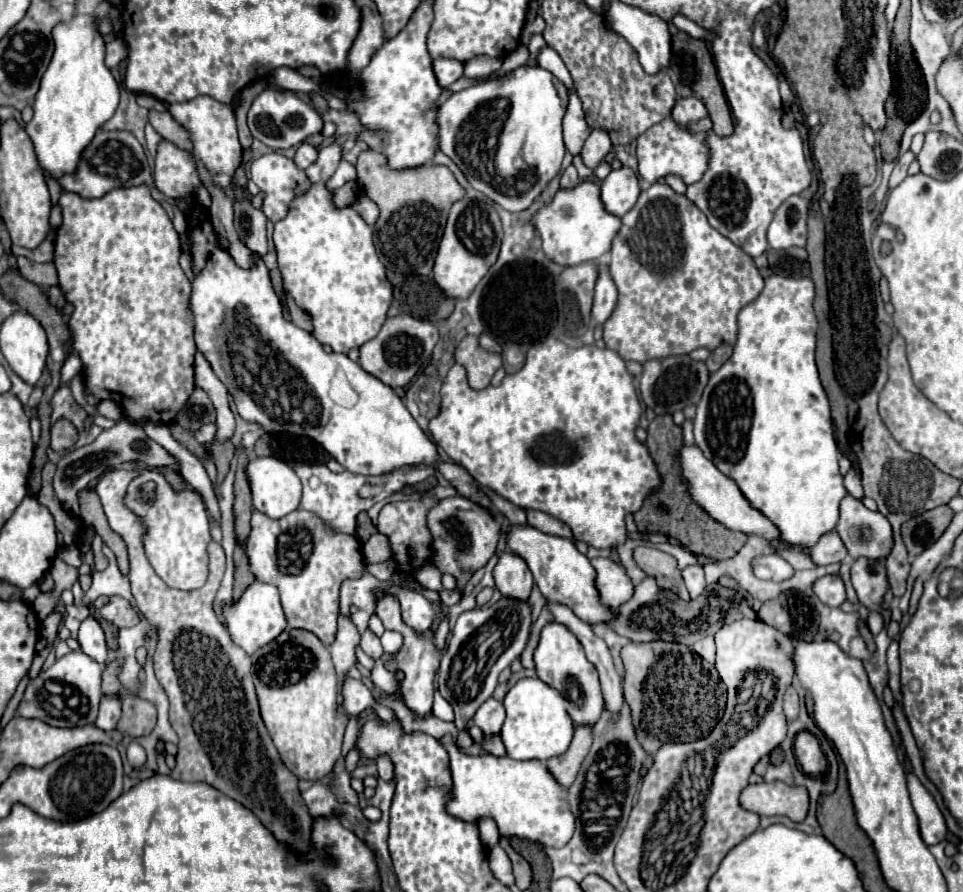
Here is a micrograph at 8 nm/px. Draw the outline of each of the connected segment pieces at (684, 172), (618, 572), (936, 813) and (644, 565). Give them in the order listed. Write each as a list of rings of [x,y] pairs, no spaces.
[[[666,118],[662,122],[658,122],[656,126],[648,128],[638,138],[638,146],[636,146],[638,174],[648,182],[656,182],[656,180],[664,178],[666,174],[676,174],[686,184],[698,182],[702,178],[704,170],[708,168],[708,148],[704,144],[704,138],[710,128],[712,128],[710,118],[704,118],[696,124],[692,124],[690,130],[682,130],[680,126],[676,126],[676,122],[672,122],[672,118]]]
[[[592,558],[592,566],[596,568],[596,586],[600,590],[600,598],[606,606],[616,608],[628,602],[634,594],[634,584],[626,574],[626,568],[612,562],[610,558]]]
[[[904,758],[906,762],[906,770],[908,770],[908,790],[910,790],[910,798],[912,798],[912,806],[914,806],[914,812],[920,820],[920,832],[922,832],[922,838],[928,846],[932,844],[938,844],[946,838],[946,820],[934,800],[934,796],[922,786],[922,782],[914,776],[912,772],[912,764],[908,758]]]
[[[640,546],[634,550],[634,560],[640,564],[642,570],[646,570],[648,576],[654,576],[660,582],[660,586],[676,590],[676,594],[680,594],[682,598],[688,598],[688,590],[684,586],[682,572],[680,572],[674,556],[670,556],[662,550],[656,550],[656,548]]]

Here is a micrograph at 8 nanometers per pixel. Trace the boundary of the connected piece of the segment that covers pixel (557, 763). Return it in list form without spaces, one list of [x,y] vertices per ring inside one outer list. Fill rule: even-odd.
[[[576,726],[574,740],[572,740],[570,748],[564,754],[546,760],[546,766],[552,770],[554,778],[564,788],[570,788],[570,784],[574,782],[578,768],[582,766],[590,746],[592,746],[592,726]]]

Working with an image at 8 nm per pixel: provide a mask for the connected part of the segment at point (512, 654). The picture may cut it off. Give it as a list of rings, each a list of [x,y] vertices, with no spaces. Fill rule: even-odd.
[[[500,598],[496,604],[486,606],[486,608],[474,608],[468,612],[462,612],[454,630],[452,630],[452,640],[444,652],[444,658],[438,668],[438,690],[440,694],[452,704],[454,714],[456,714],[456,728],[458,728],[458,738],[456,744],[458,748],[468,748],[474,744],[474,740],[468,734],[468,720],[476,714],[482,702],[486,702],[498,682],[498,674],[516,660],[526,642],[528,642],[528,632],[532,624],[532,608],[524,600],[516,598]],[[498,634],[498,642],[492,644],[496,652],[492,654],[492,648],[486,648],[486,640],[490,636]]]

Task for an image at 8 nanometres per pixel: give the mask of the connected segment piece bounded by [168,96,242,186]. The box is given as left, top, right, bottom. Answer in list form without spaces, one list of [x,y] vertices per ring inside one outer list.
[[[198,96],[190,102],[172,104],[168,110],[176,122],[184,124],[190,130],[190,136],[194,142],[194,156],[206,162],[206,166],[216,174],[216,182],[220,182],[220,186],[228,186],[242,156],[242,146],[238,142],[236,118],[232,108],[210,96]]]

